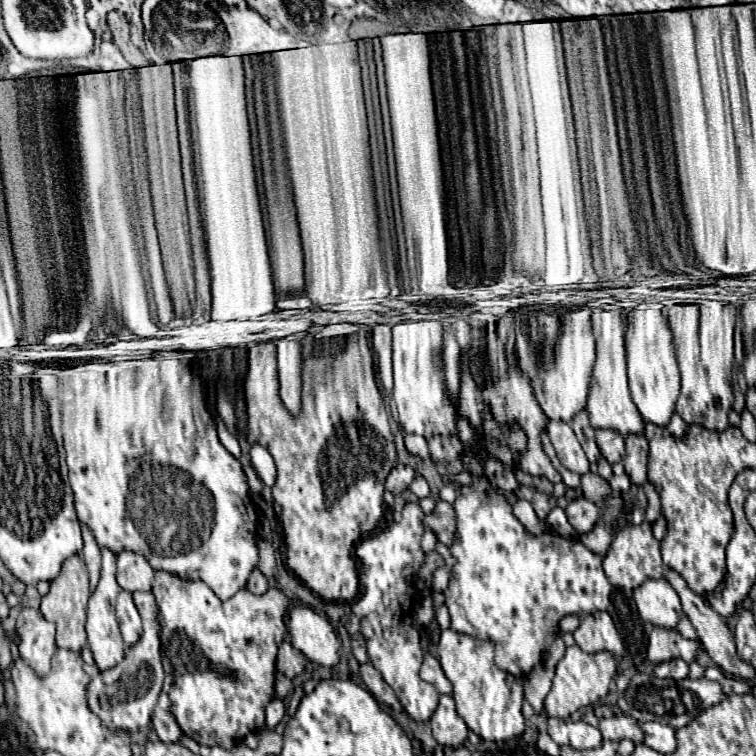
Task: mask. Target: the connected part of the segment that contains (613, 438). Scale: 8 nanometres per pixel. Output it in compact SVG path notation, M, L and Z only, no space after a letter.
M595 430L595 440L609 464L617 464L625 456L625 438L617 430Z

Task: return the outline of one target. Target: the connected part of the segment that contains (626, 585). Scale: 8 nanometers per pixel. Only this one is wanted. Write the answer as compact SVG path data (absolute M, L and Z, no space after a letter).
M643 522L639 526L621 528L611 544L611 552L603 558L603 568L605 568L611 584L617 588L623 588L623 590L633 590L647 578L663 578L667 566L661 562L659 540L653 538L651 524Z

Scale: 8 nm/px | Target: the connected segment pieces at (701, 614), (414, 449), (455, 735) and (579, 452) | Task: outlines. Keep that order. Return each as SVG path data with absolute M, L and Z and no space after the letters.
M667 570L665 578L667 578L667 582L673 586L673 590L679 594L683 612L685 612L685 616L691 620L693 628L695 628L697 634L699 634L699 640L703 642L703 646L705 646L707 654L713 658L713 662L715 662L717 666L721 666L725 674L731 674L731 676L743 678L743 680L753 680L753 678L755 678L755 668L753 668L751 664L743 662L743 660L737 656L735 636L733 636L733 630L731 630L729 624L727 624L727 618L723 618L721 614L717 614L701 596L697 596L695 592L691 592L689 586L685 584L685 580L683 580L675 570Z
M405 434L405 446L411 454L427 460L429 458L429 448L427 448L427 442L423 436L417 436L417 434Z
M441 696L435 714L431 716L433 738L443 746L463 746L469 734L465 720L455 712L455 702L451 696Z
M551 420L547 424L549 436L551 436L551 444L557 452L557 458L561 462L563 468L575 472L575 474L587 474L589 472L589 460L575 436L575 432L571 430L571 426L563 420Z

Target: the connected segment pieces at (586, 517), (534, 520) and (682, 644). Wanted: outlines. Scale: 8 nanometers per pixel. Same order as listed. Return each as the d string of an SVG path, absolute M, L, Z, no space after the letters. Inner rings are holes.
M575 498L567 508L567 518L571 522L571 526L579 532L579 534L585 534L589 530L593 530L595 526L595 520L599 520L599 508L595 508L595 504L587 498Z
M517 500L513 504L513 514L519 518L519 522L533 534L541 534L545 532L545 524L537 518L533 506L527 502L527 500Z
M653 626L649 632L649 646L647 646L647 658L651 664L659 664L663 660L673 660L675 656L693 662L699 652L699 642L697 640L685 640L677 632L671 632L669 628ZM689 650L689 656L683 656L681 652Z

